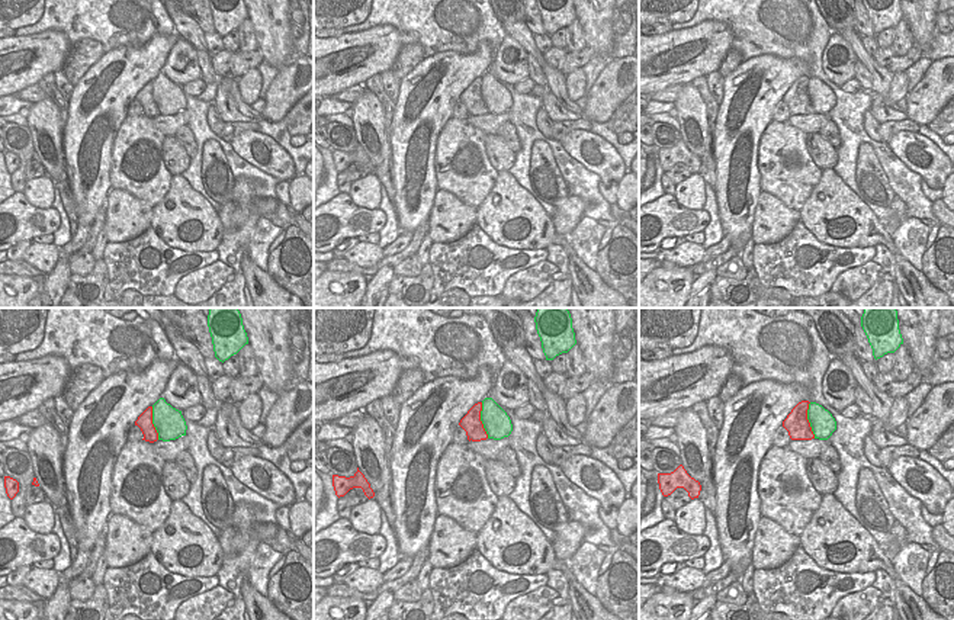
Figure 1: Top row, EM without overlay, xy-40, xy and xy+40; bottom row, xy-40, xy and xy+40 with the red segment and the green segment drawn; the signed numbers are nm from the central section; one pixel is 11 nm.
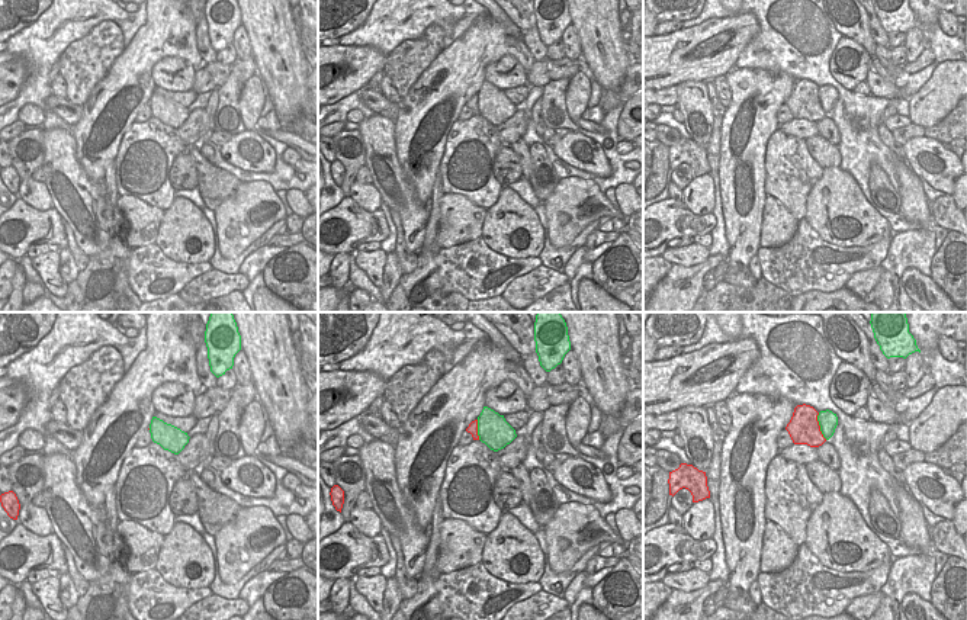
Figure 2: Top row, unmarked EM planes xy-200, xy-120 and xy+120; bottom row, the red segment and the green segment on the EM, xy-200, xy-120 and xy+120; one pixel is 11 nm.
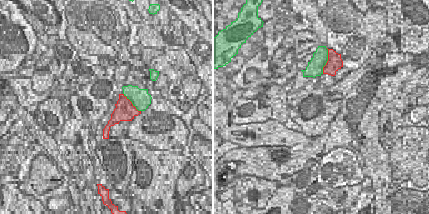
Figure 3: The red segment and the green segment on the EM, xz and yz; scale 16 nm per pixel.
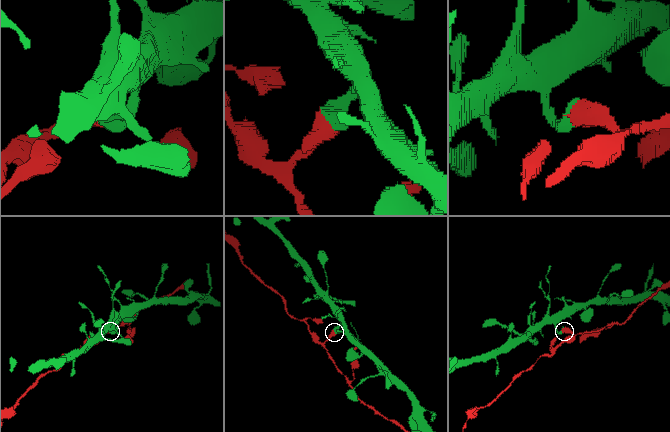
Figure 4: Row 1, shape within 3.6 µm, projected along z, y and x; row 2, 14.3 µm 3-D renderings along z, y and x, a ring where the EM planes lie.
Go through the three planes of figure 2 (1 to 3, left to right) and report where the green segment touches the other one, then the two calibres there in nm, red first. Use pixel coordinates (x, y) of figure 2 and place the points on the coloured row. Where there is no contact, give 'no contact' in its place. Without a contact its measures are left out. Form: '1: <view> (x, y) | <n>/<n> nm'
1: no contact
2: xy-120 (476, 430) | 120/340 nm
3: xy+120 (819, 426) | 340/220 nm

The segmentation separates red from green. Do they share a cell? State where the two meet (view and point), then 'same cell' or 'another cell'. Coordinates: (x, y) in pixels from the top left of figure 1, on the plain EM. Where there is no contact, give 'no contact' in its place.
meets red in xy at (479, 95); another cell

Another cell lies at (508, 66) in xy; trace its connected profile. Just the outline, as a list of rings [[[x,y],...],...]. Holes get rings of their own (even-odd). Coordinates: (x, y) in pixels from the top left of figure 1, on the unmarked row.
[[[505,35],[494,54],[492,74],[501,81],[517,84],[529,77],[527,51],[510,35]]]

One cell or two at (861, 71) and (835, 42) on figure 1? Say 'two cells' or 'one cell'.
two cells

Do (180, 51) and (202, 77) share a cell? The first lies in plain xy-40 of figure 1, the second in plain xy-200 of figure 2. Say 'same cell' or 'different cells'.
different cells

